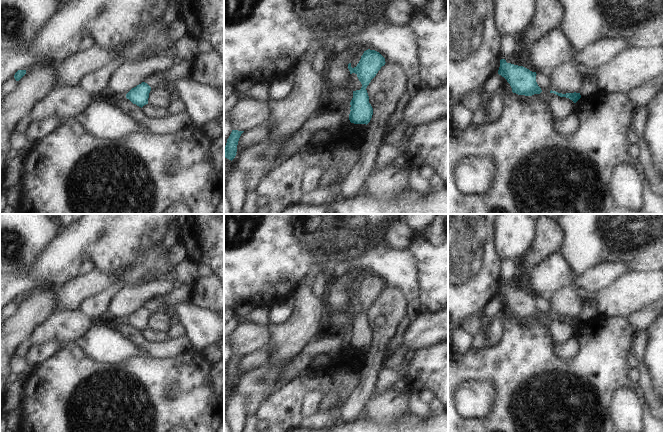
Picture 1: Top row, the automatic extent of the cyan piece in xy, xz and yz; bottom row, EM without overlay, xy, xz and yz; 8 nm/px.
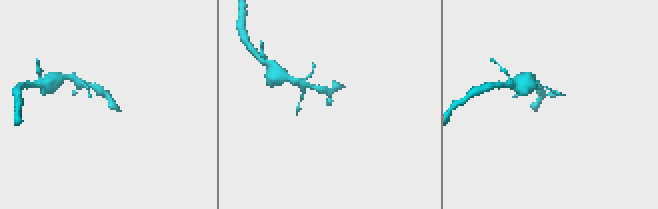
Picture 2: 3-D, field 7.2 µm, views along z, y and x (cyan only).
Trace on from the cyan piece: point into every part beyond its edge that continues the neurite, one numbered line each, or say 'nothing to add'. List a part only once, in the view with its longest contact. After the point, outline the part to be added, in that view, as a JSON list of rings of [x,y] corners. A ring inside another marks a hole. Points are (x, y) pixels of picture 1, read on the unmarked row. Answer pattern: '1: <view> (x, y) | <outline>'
nothing to add

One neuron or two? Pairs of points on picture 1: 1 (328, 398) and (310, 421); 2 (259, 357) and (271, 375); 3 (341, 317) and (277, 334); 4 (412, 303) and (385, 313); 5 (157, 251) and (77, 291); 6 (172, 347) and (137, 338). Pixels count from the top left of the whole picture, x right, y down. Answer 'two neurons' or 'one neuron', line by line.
1: two neurons
2: two neurons
3: two neurons
4: two neurons
5: one neuron
6: one neuron

